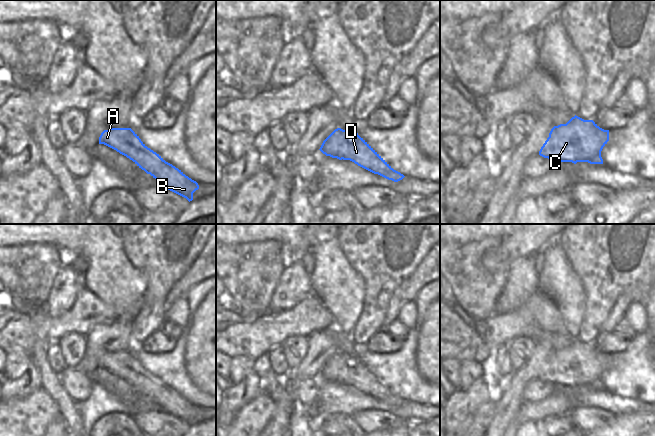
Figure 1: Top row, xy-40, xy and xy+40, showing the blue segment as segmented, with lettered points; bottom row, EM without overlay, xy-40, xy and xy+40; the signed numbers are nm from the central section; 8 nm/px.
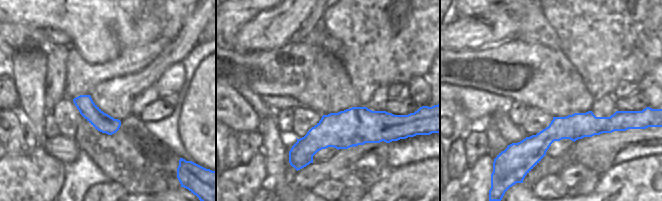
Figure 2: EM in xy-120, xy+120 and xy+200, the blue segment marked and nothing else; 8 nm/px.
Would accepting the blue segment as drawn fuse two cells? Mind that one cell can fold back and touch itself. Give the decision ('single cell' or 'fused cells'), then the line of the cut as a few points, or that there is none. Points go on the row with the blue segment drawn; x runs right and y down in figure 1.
fused cells; cut xy+40 (600, 156), (593, 156), (589, 152), (581, 153), (576, 161)

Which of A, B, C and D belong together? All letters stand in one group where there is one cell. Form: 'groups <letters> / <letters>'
groups A B D / C

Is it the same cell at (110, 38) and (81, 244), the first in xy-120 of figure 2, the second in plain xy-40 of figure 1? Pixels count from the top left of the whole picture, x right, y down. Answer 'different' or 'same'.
same

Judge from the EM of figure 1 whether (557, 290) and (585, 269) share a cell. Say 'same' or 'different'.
different

